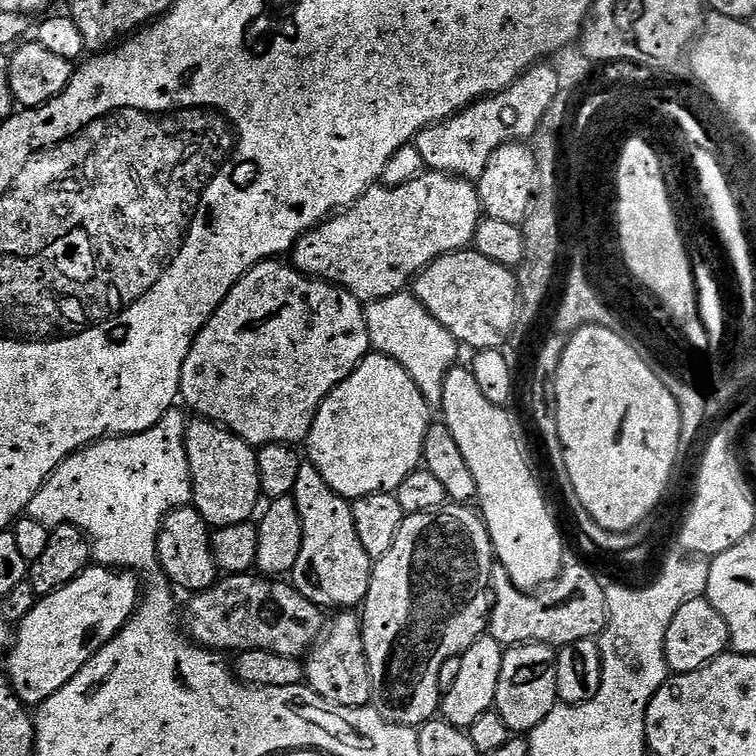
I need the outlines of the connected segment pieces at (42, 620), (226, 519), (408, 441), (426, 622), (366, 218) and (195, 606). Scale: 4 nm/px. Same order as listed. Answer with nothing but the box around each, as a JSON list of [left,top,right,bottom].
[[6,566,142,706],[184,418,262,529],[306,354,430,502],[362,502,493,729],[290,171,482,302],[182,575,326,657]]

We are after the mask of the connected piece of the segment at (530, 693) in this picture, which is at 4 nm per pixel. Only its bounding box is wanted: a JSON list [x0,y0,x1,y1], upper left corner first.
[494,644,558,734]

